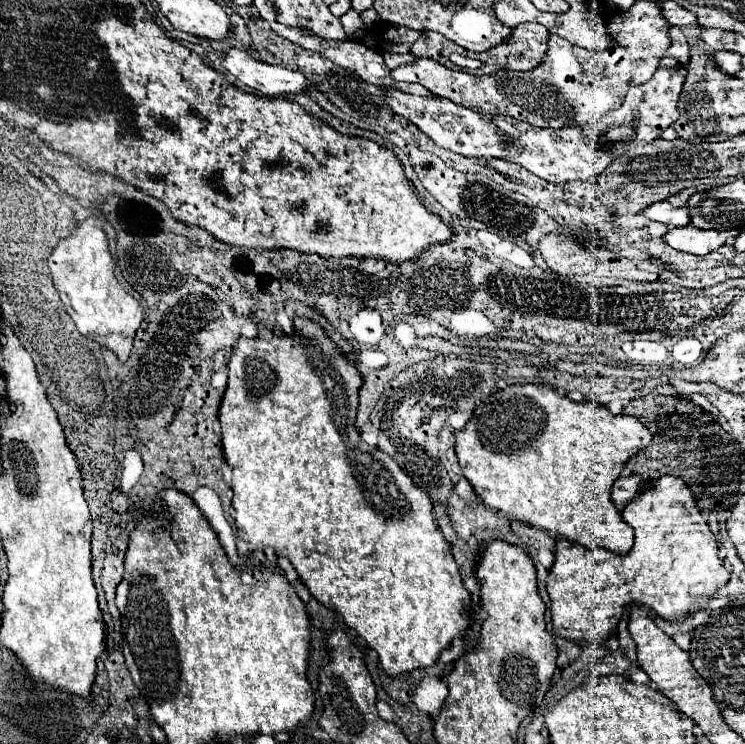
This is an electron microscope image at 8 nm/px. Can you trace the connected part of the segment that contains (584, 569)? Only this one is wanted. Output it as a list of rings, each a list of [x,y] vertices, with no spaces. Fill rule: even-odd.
[[[671,475],[661,477],[651,487],[643,489],[623,509],[623,519],[635,529],[635,543],[627,555],[607,553],[603,549],[589,549],[565,539],[557,541],[555,563],[547,577],[547,591],[551,599],[553,631],[573,643],[595,643],[602,645],[617,633],[617,623],[631,607],[647,607],[669,623],[681,625],[689,615],[705,611],[709,599],[729,583],[729,571],[717,557],[717,539],[709,531],[707,521],[701,517],[693,501],[689,487]]]

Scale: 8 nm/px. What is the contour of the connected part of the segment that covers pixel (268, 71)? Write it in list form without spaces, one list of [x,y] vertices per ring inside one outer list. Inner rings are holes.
[[[229,49],[223,55],[223,69],[243,85],[259,89],[263,95],[301,93],[311,85],[303,73],[257,61],[243,49]]]

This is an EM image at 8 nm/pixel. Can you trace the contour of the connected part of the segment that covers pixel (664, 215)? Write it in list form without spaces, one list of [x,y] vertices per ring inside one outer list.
[[[659,201],[641,211],[647,219],[665,223],[667,227],[685,227],[689,225],[689,213],[685,207],[671,207],[667,201]]]

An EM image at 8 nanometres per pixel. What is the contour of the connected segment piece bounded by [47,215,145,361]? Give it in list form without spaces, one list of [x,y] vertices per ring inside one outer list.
[[[87,217],[73,233],[61,237],[47,261],[55,289],[59,291],[61,303],[77,329],[111,349],[119,361],[127,361],[135,331],[139,329],[145,313],[135,297],[131,297],[115,279],[115,261],[109,253],[109,241],[103,229],[97,227],[97,217]]]

